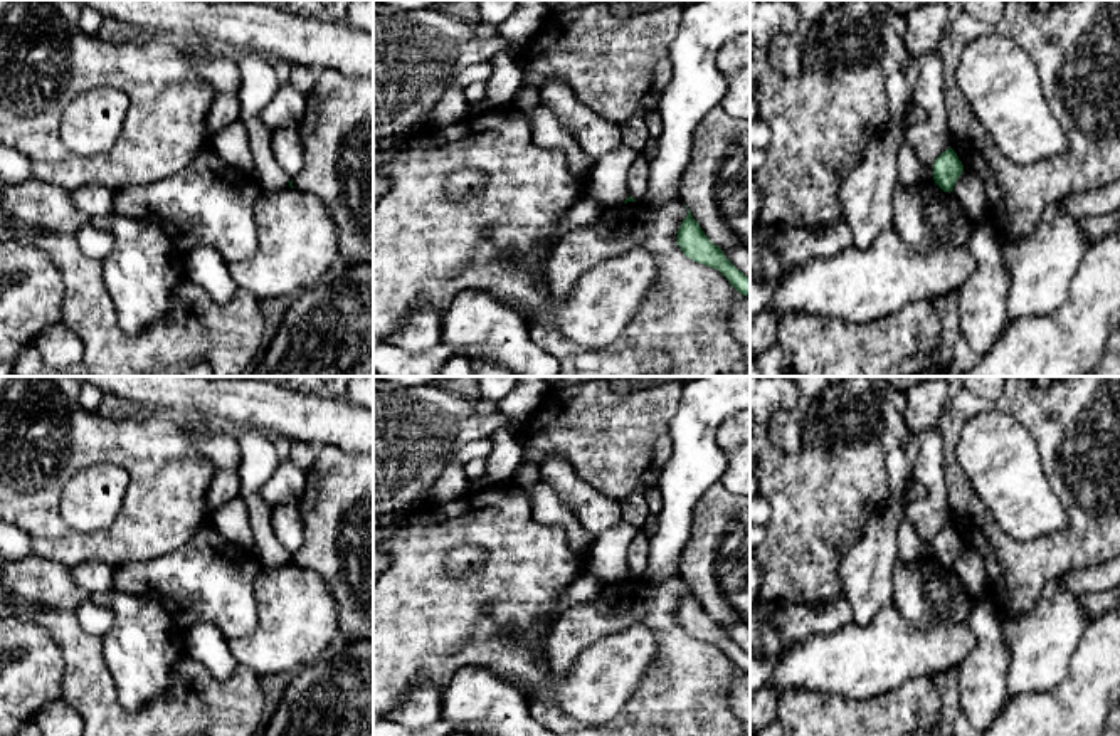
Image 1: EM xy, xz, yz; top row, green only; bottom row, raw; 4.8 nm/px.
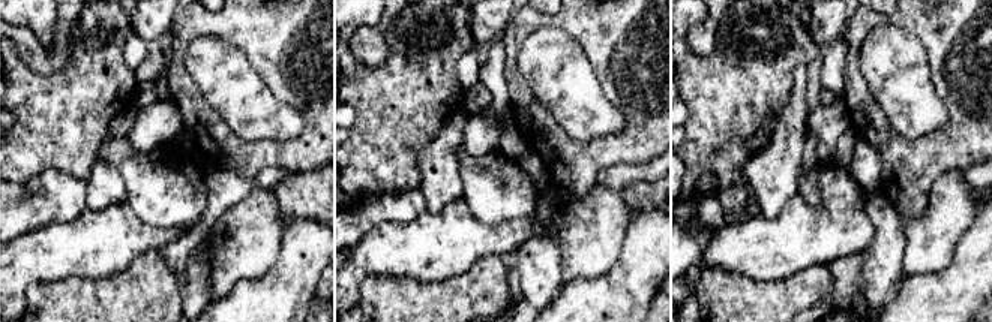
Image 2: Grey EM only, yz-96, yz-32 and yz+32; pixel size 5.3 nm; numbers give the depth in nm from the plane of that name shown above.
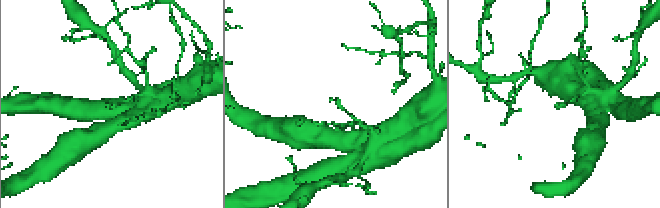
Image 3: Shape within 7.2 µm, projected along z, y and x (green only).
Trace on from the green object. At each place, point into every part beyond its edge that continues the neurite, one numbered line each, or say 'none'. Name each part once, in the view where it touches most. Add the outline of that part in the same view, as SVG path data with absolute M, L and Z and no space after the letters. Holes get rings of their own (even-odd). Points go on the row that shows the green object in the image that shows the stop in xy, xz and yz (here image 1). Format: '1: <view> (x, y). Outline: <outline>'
none

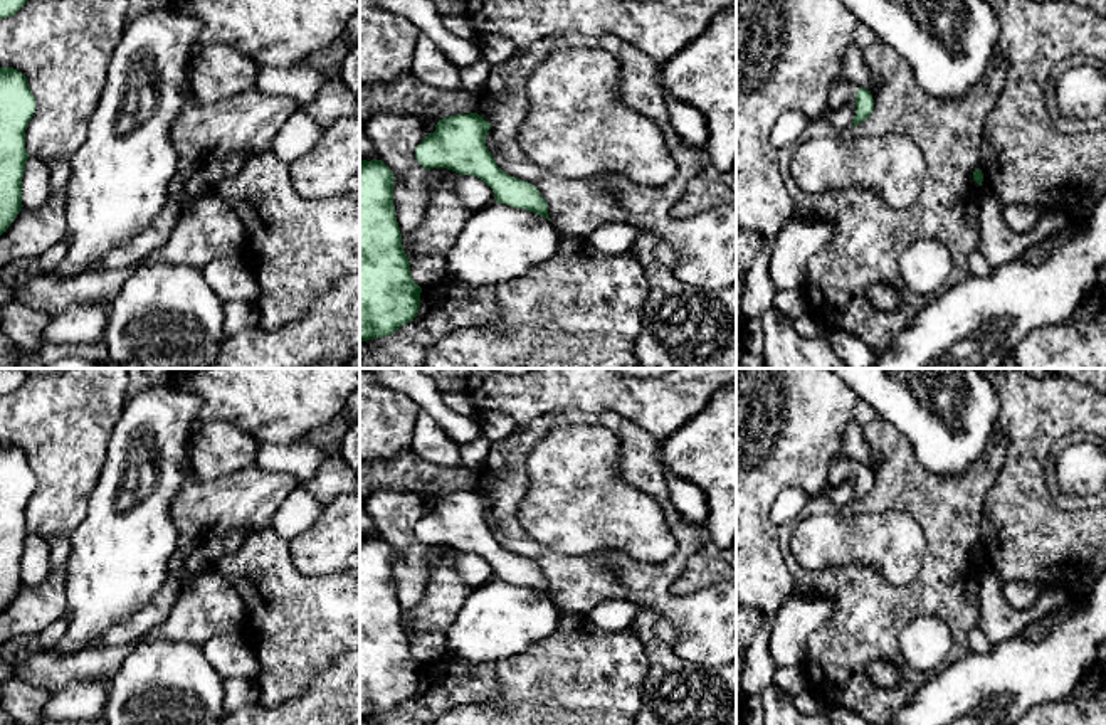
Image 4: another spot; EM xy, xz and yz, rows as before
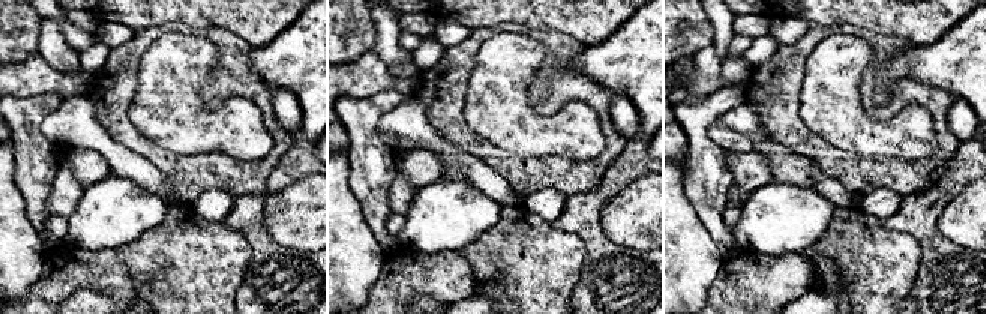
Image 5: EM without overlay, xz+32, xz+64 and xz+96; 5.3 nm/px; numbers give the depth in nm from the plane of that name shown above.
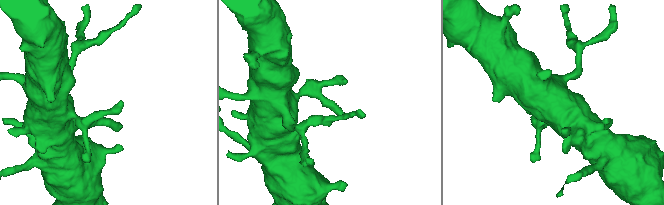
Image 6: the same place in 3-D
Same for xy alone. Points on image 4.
none

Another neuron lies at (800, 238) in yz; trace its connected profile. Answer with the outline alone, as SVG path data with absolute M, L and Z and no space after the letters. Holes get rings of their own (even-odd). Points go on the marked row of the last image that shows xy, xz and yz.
M792 217L773 241L770 278L777 291L803 289L808 259L824 249L834 235L829 219Z

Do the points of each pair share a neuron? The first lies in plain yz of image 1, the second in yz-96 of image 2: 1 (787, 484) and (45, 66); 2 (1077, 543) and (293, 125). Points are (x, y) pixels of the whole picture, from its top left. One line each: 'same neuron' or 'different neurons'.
1: different neurons
2: different neurons

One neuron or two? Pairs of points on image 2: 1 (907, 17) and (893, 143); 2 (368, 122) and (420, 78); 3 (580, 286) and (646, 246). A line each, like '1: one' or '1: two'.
1: one
2: one
3: one

